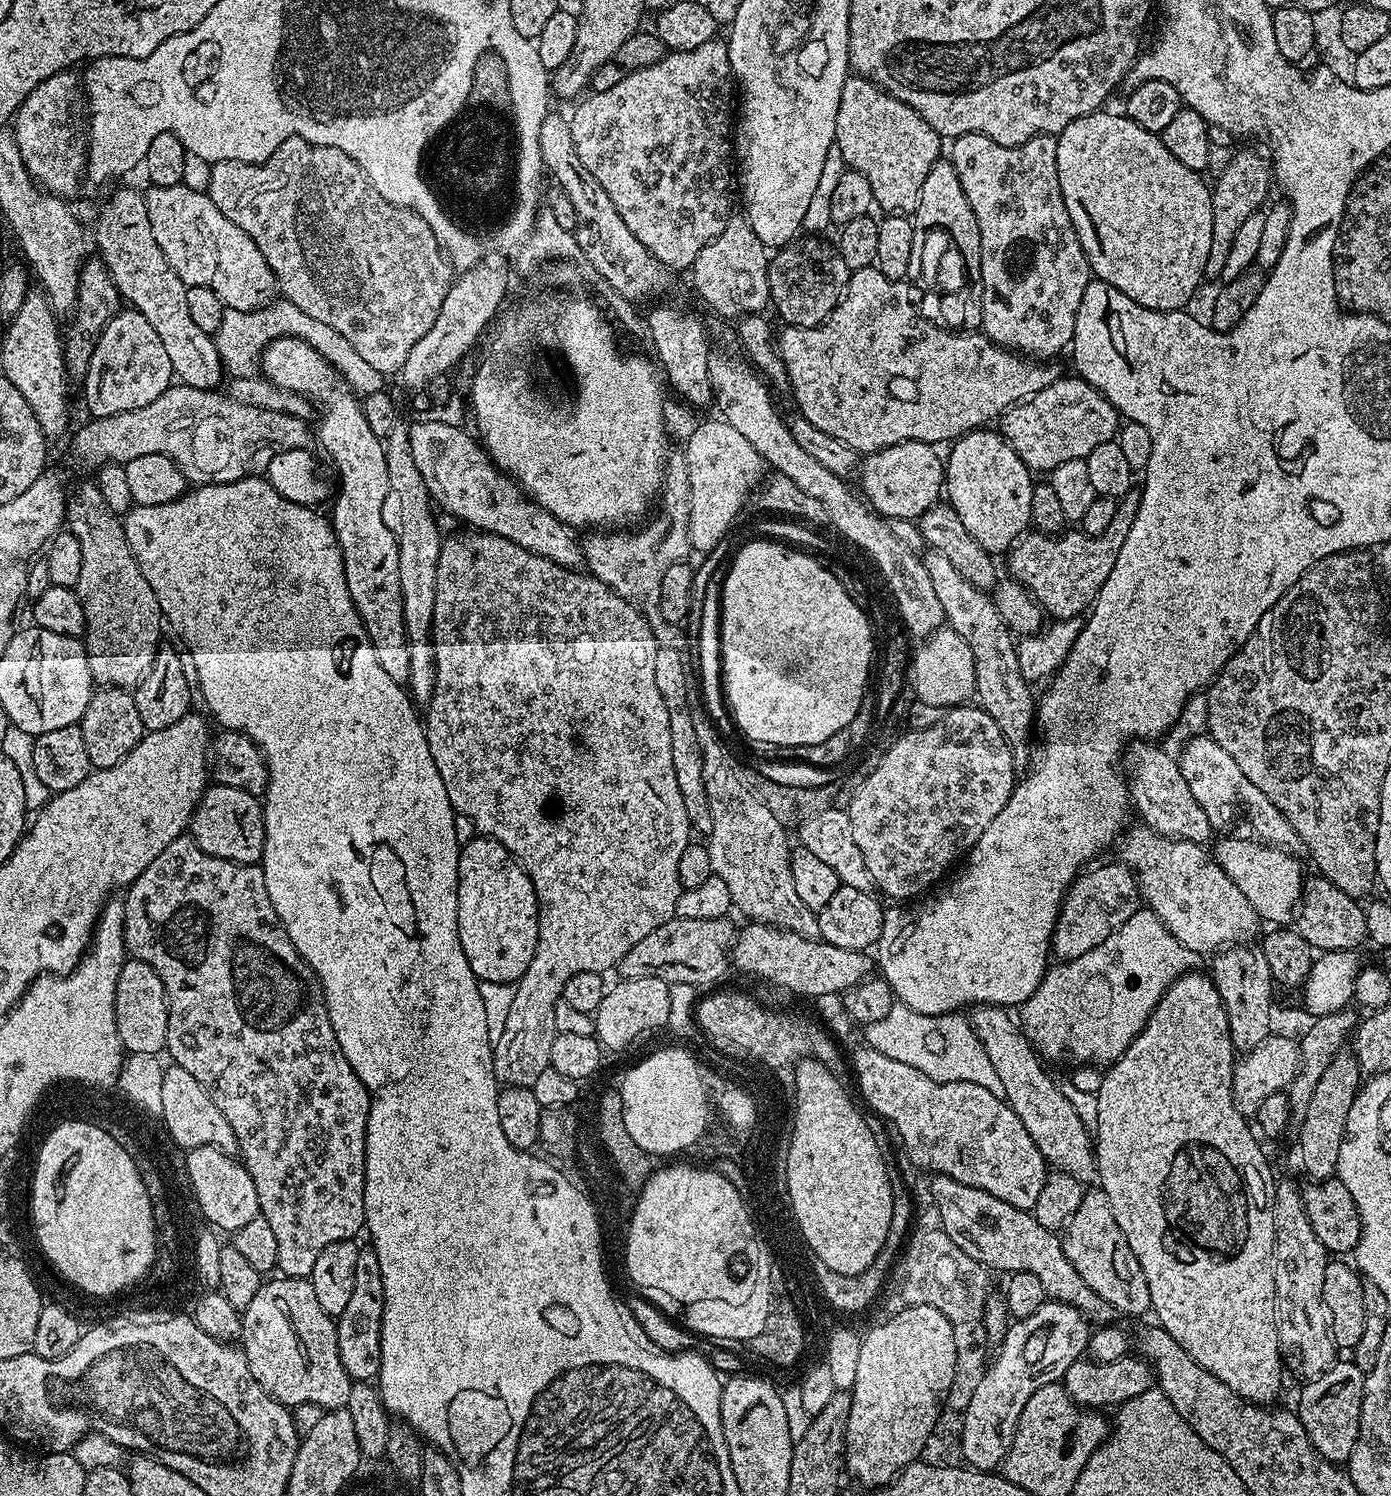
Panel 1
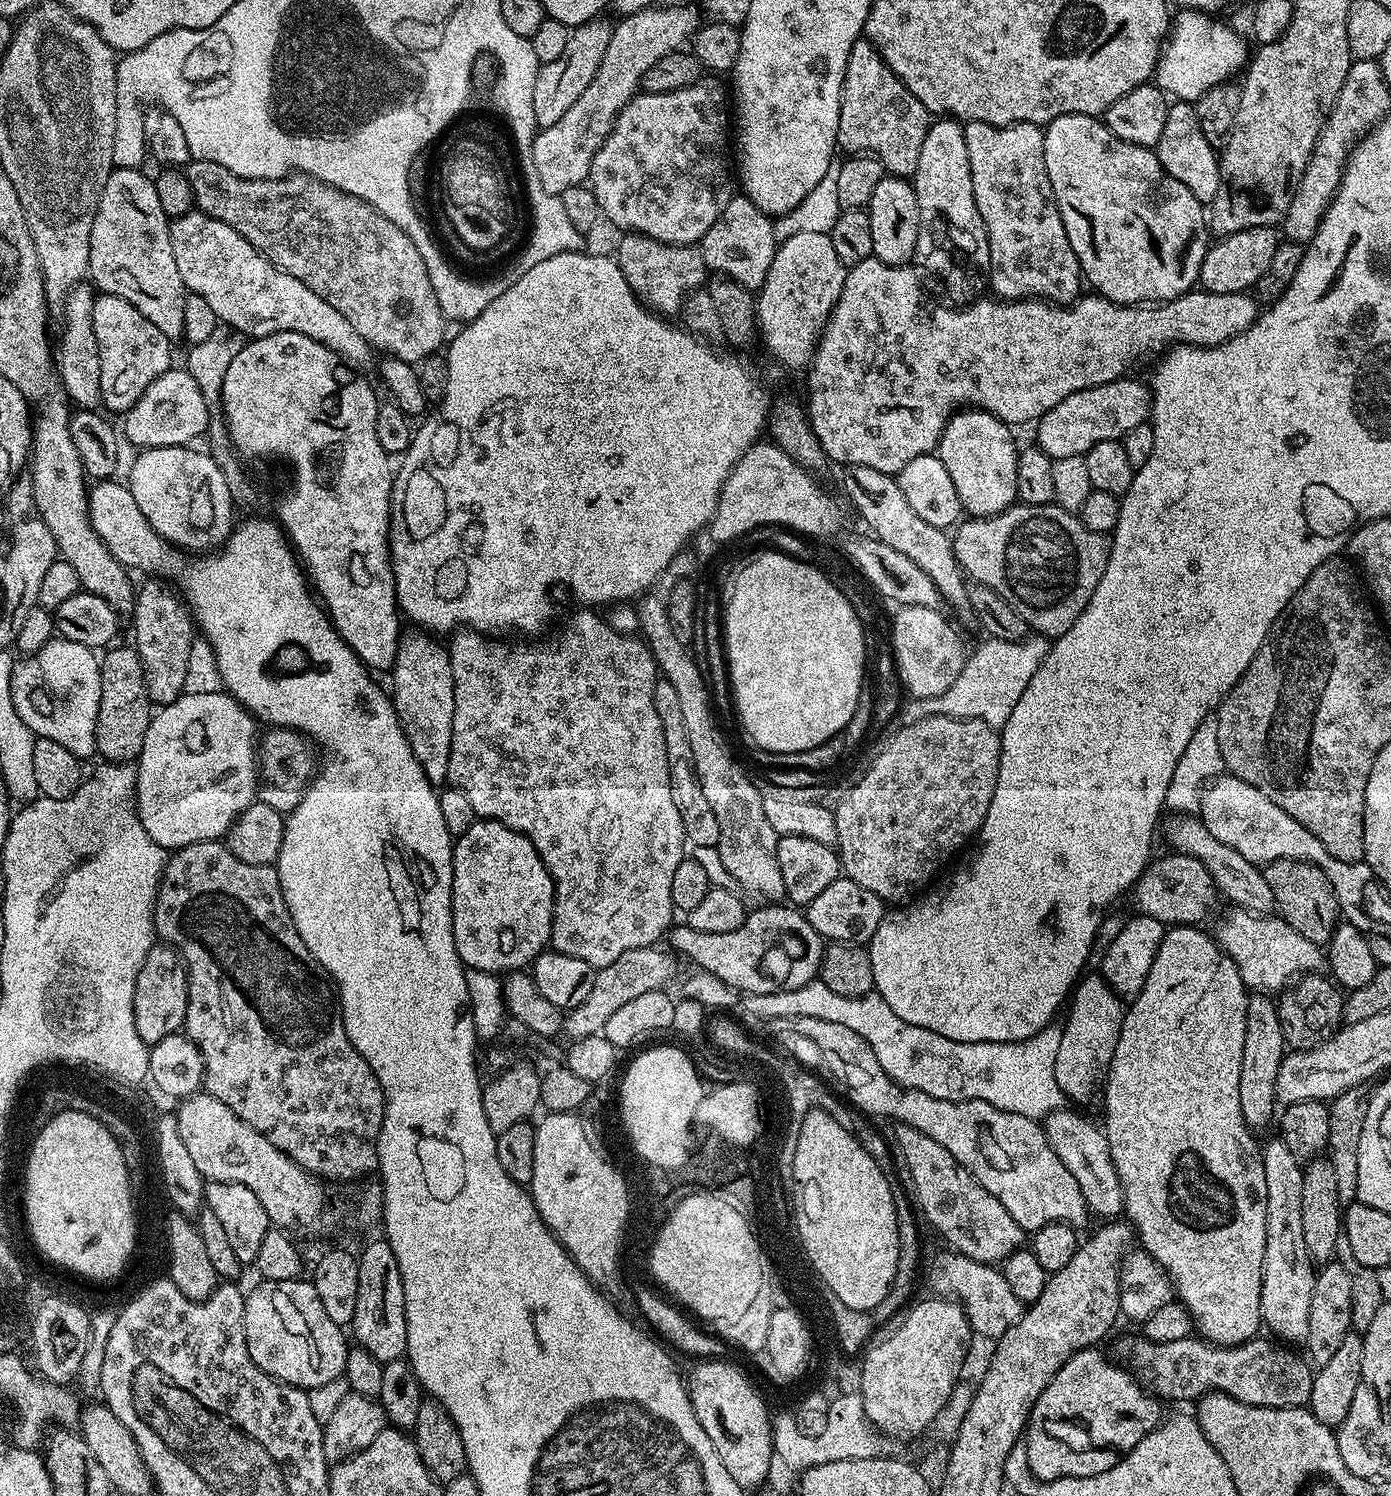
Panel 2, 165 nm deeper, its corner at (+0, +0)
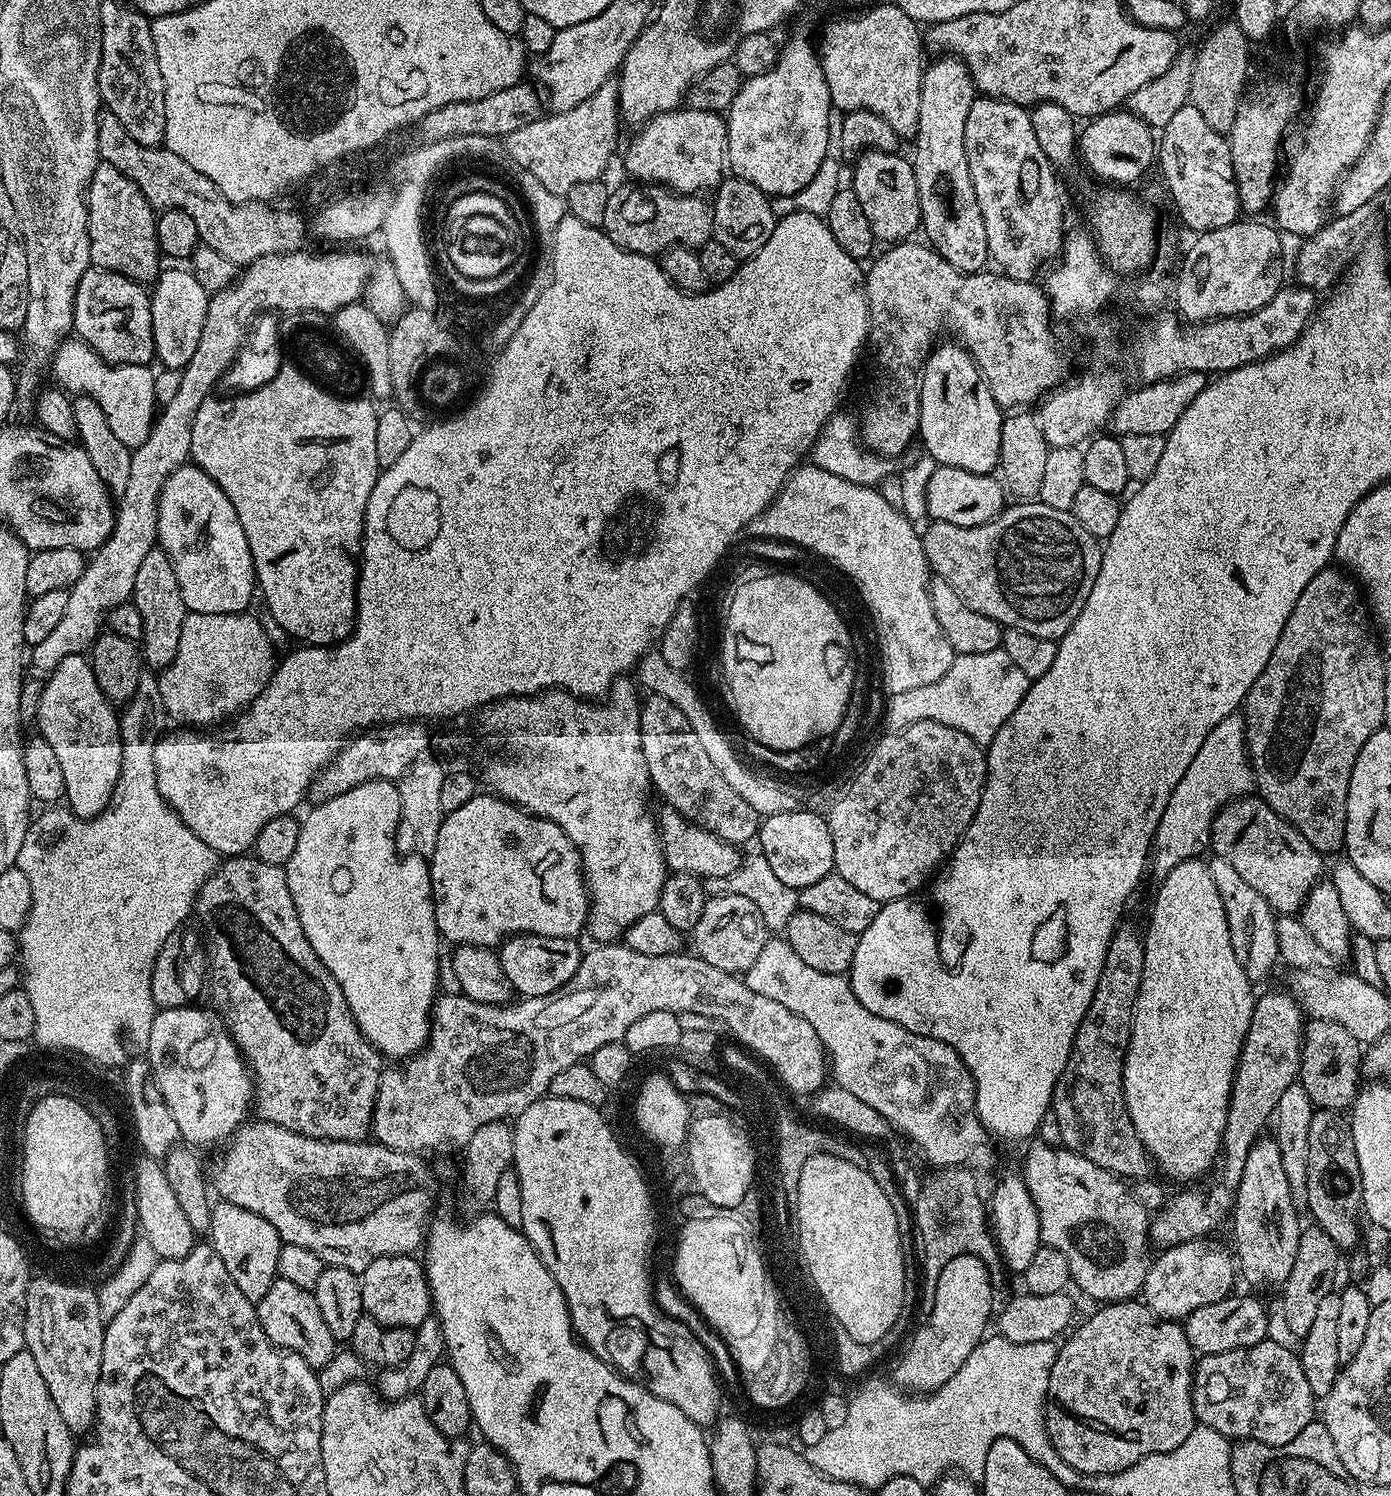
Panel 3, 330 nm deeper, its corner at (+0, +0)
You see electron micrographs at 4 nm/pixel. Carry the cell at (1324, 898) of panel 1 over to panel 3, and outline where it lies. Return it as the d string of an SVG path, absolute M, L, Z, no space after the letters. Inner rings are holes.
M1256 794L1242 796L1221 808L1212 823L1210 848L1219 859L1230 862L1237 874L1266 898L1276 914L1299 913L1310 890L1322 879L1325 857Z

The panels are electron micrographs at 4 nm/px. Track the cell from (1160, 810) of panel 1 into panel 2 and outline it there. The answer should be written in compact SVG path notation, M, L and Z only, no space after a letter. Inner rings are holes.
M1172 814L1163 821L1162 832L1173 844L1175 851L1182 856L1193 856L1210 870L1212 880L1217 886L1219 895L1233 900L1237 909L1257 914L1268 914L1276 908L1274 890L1270 890L1270 882L1266 882L1263 871L1257 865L1247 861L1231 846L1226 846L1214 838L1196 814ZM1168 820L1168 821L1167 821Z

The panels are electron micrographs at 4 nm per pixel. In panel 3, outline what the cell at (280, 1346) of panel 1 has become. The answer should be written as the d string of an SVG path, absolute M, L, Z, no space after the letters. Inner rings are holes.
M277 1278L256 1304L256 1316L272 1344L286 1352L298 1353L314 1369L321 1369L338 1351L338 1341L330 1334L330 1326L326 1326L322 1319L322 1310L318 1310L315 1295L307 1288L294 1286L294 1282Z

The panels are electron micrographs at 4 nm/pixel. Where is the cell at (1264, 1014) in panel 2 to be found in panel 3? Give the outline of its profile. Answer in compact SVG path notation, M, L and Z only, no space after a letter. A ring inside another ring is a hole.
M1260 1134L1252 1143L1252 1149L1246 1154L1246 1164L1242 1166L1242 1182L1238 1182L1238 1190L1236 1191L1236 1203L1232 1206L1230 1213L1230 1225L1232 1224L1232 1240L1236 1243L1234 1247L1234 1260L1238 1265L1239 1275L1242 1280L1248 1284L1253 1284L1256 1288L1273 1288L1279 1289L1286 1282L1286 1278L1290 1278L1290 1270L1294 1270L1294 1254L1298 1254L1298 1242L1300 1241L1300 1233L1302 1231L1302 1223L1296 1217L1297 1201L1290 1194L1290 1188L1286 1182L1286 1170L1282 1170L1282 1150L1278 1150L1278 1142L1271 1136Z

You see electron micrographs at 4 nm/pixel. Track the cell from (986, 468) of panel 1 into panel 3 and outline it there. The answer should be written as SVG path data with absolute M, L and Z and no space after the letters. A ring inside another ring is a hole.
M944 343L928 353L920 373L919 443L924 443L923 451L934 457L937 465L958 466L958 470L970 470L970 474L995 473L1000 463L1005 413L994 402L984 375L963 344Z

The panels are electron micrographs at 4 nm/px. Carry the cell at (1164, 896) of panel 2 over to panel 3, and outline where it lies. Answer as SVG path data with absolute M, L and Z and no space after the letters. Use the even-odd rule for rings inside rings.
M1219 858L1207 861L1209 870L1212 871L1214 886L1222 898L1222 906L1226 910L1226 922L1230 930L1230 946L1234 946L1234 954L1246 970L1249 980L1259 982L1264 980L1272 972L1272 967L1278 964L1280 951L1278 950L1278 938L1276 937L1276 919L1272 907L1258 894L1258 890L1242 879L1230 866L1230 862Z

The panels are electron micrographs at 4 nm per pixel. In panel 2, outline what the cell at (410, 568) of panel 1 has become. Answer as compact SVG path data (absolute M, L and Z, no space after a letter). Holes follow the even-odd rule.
M412 630L403 637L400 649L396 655L390 679L390 699L396 708L396 716L400 720L402 730L408 736L408 745L414 758L422 766L424 777L434 786L440 786L447 781L448 763L450 762L450 738L454 730L454 678L448 657L448 649L443 643L435 644L433 637L423 630Z

